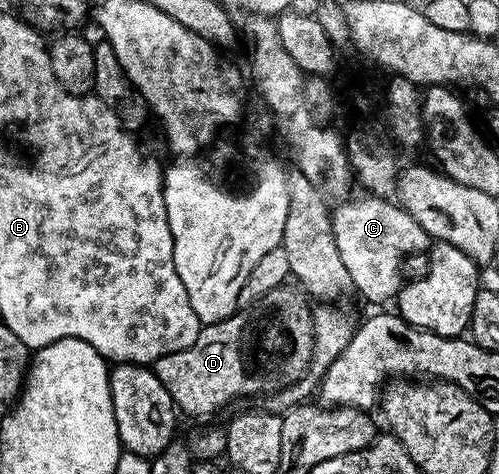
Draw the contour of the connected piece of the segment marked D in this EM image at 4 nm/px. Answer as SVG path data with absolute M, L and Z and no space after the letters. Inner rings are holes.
M298 287L274 288L248 308L239 308L229 318L216 324L202 325L193 346L157 358L153 371L161 386L169 390L169 398L173 398L176 409L182 415L184 412L187 416L207 416L239 395L277 392L288 384L294 384L300 376L308 375L315 354L315 317L312 305L307 303L308 299Z

